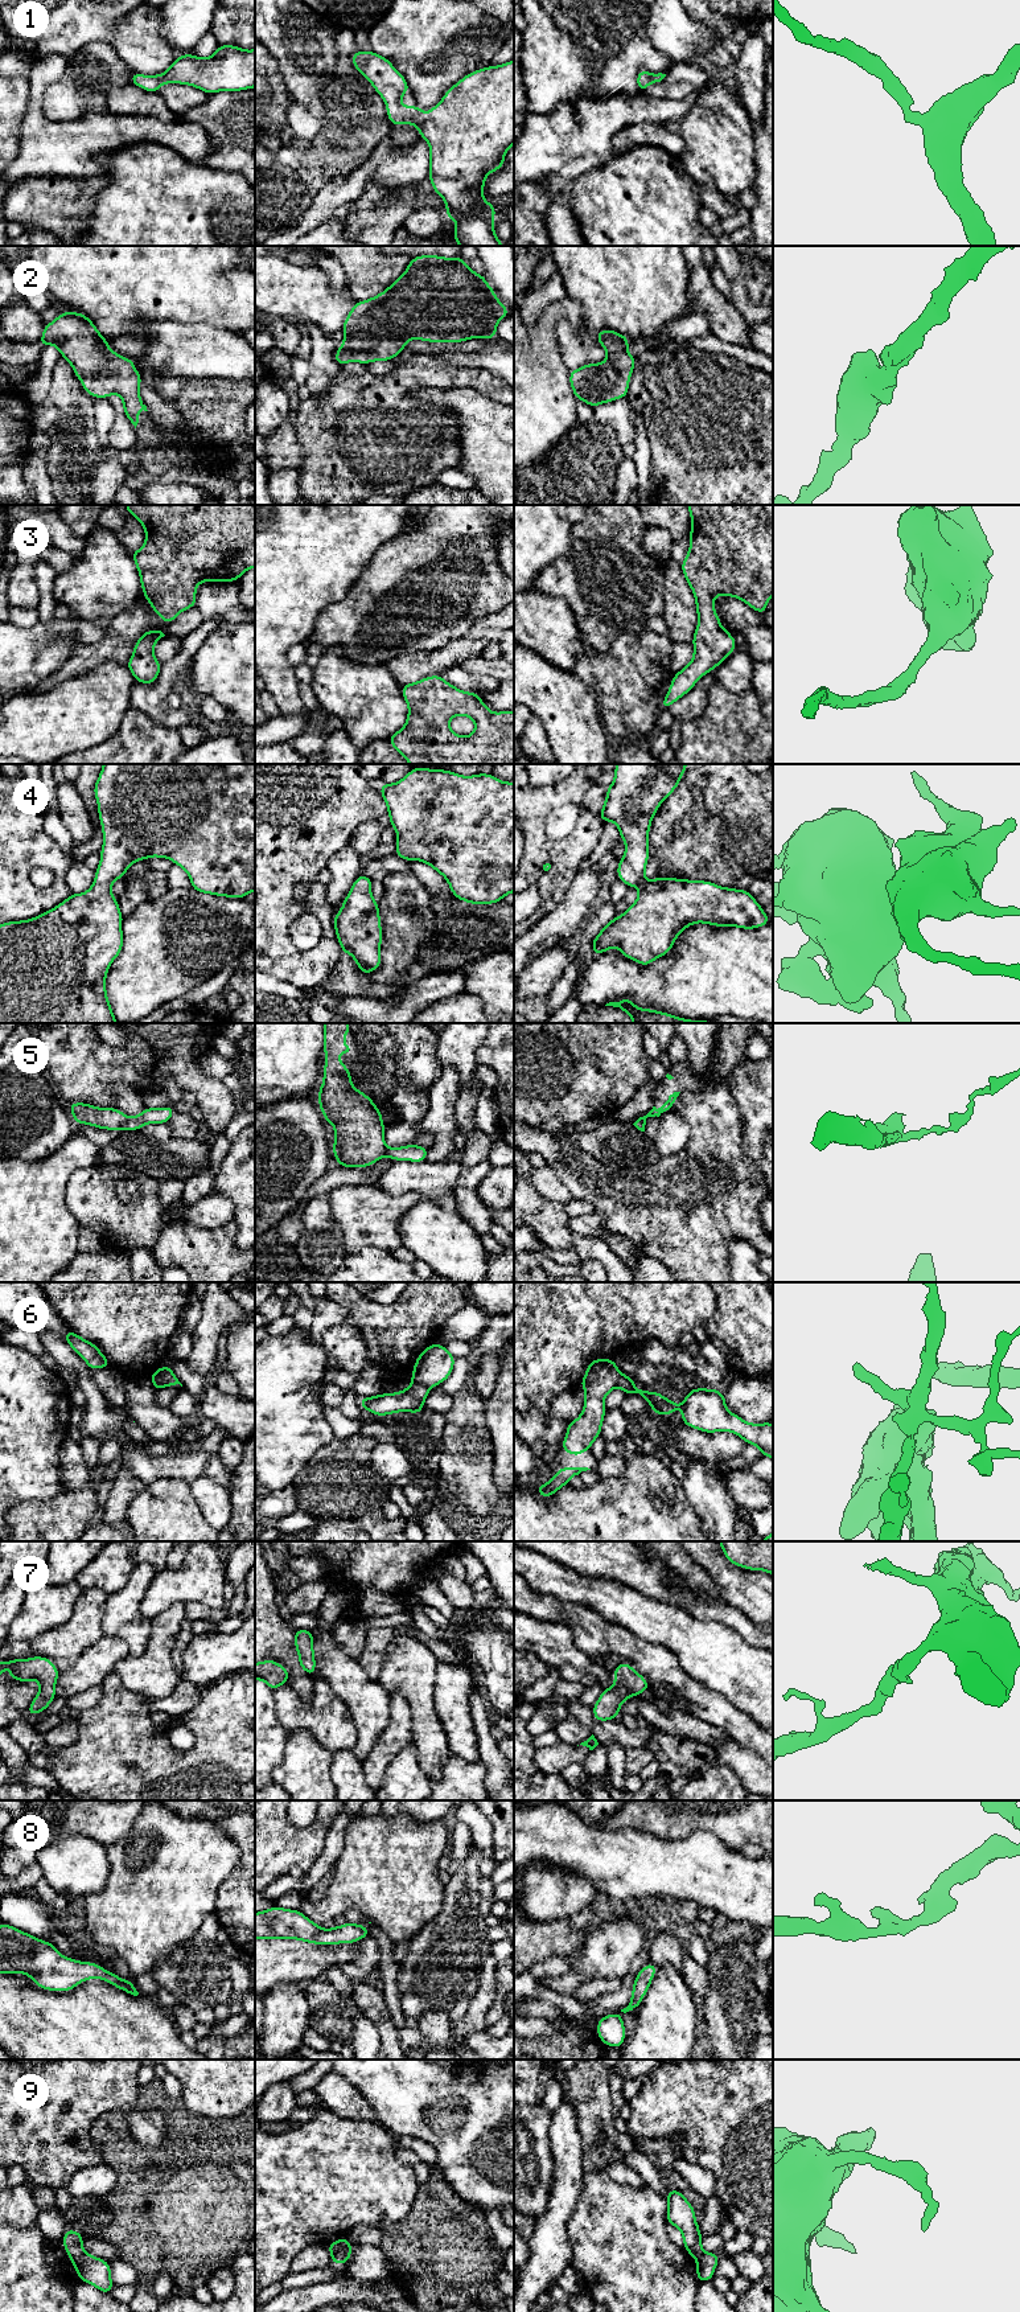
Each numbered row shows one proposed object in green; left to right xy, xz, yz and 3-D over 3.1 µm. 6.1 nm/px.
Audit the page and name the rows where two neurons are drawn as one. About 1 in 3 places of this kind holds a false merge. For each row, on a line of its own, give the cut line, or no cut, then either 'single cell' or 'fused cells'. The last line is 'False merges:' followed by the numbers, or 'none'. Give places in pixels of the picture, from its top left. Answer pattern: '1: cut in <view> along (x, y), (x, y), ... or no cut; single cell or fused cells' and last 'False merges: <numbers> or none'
1: no cut; single cell
2: no cut; single cell
3: no cut; single cell
4: no cut; single cell
5: cut in xy along (128, 1117), (120, 1128); fused cells
6: cut in xy along (159, 1368), (165, 1386); fused cells
7: no cut; single cell
8: no cut; single cell
9: cut in xz along (348, 2242), (332, 2254); fused cells
False merges: 5, 6, 9

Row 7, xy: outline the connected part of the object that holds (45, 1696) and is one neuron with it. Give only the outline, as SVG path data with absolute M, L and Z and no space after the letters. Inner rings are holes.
M33 1656L29 1659L8 1659L0 1662L0 1675L5 1667L11 1664L9 1677L17 1681L37 1680L40 1691L32 1700L26 1715L34 1716L44 1712L55 1697L55 1683L59 1675L55 1664L44 1656Z

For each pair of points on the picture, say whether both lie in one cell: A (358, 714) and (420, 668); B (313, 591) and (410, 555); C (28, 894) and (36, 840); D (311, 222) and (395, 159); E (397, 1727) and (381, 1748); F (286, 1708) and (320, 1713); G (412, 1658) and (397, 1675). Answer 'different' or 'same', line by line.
A: different
B: different
C: same
D: same
E: same
F: same
G: same

